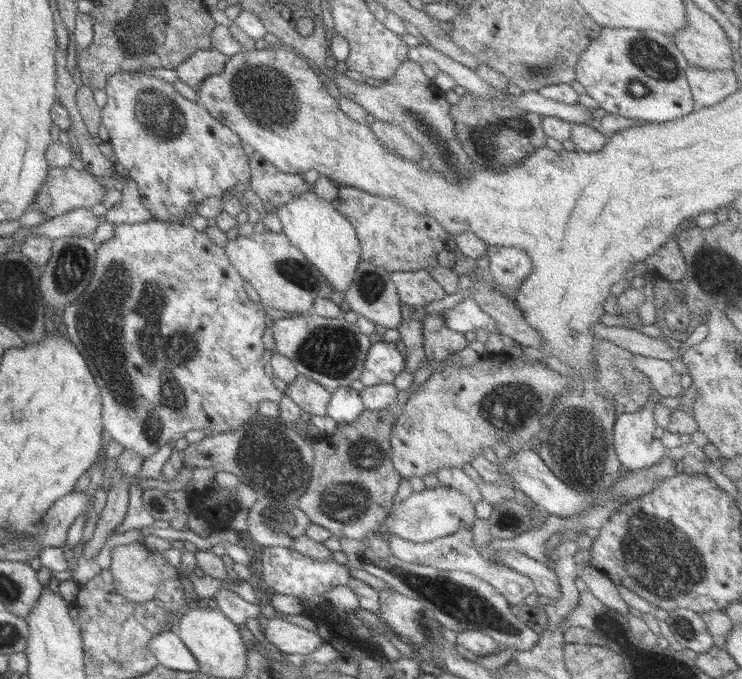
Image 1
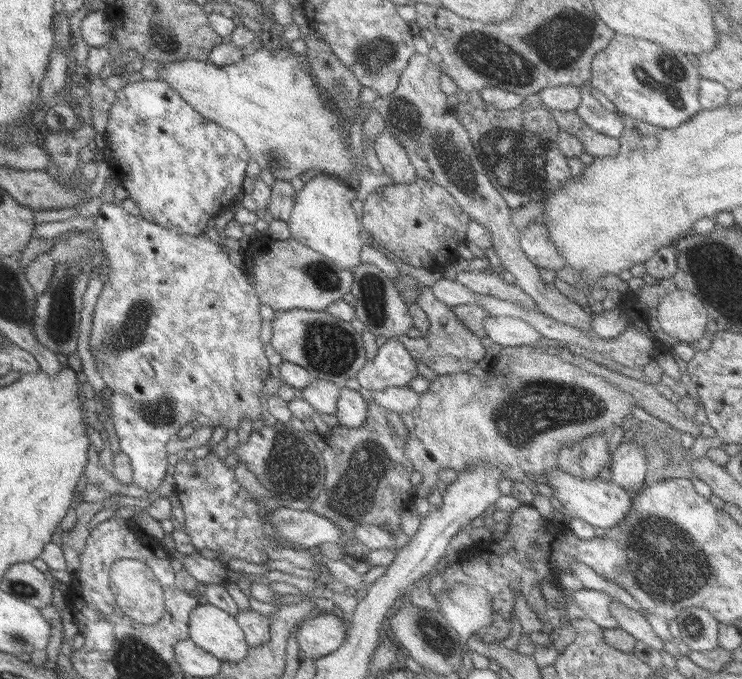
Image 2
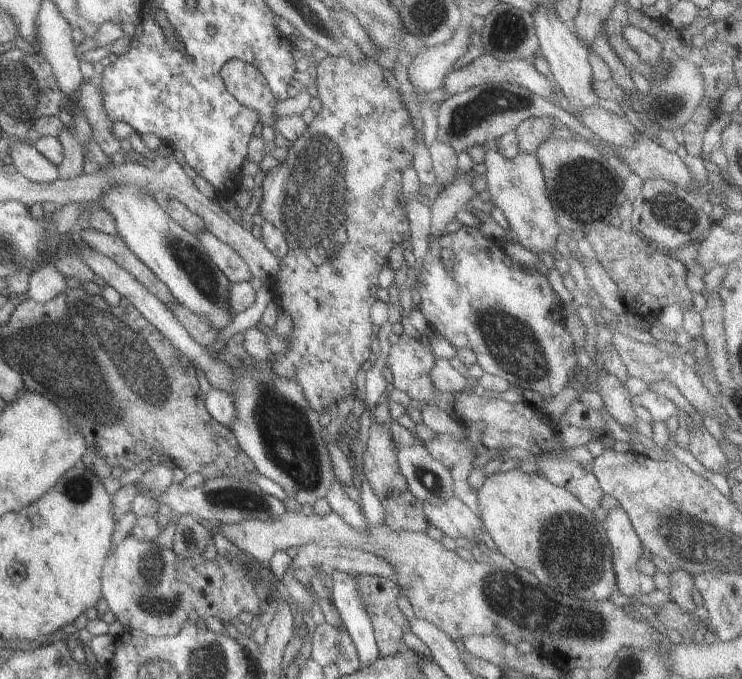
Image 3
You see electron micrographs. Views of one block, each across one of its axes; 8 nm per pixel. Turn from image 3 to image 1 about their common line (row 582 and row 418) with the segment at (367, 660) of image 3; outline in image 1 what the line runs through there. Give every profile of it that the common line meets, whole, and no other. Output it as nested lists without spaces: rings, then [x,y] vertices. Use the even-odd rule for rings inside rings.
[[[350,385],[339,386],[331,392],[327,406],[327,415],[338,425],[349,425],[363,410],[364,405],[360,392]]]

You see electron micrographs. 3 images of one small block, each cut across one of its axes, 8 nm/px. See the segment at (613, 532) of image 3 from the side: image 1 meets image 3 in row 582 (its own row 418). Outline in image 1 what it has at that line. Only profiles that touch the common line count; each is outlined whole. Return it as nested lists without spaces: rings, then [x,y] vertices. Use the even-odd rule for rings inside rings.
[[[654,395],[648,400],[648,402],[637,411],[631,413],[617,414],[614,426],[613,426],[613,447],[617,454],[617,459],[620,461],[623,472],[636,472],[654,466],[657,462],[660,462],[662,458],[670,458],[676,461],[680,461],[686,456],[691,454],[694,456],[700,456],[700,447],[694,445],[690,440],[690,443],[682,445],[682,447],[675,447],[668,449],[662,444],[662,436],[664,436],[664,427],[661,427],[656,423],[654,419],[654,406],[658,402],[657,395]]]

